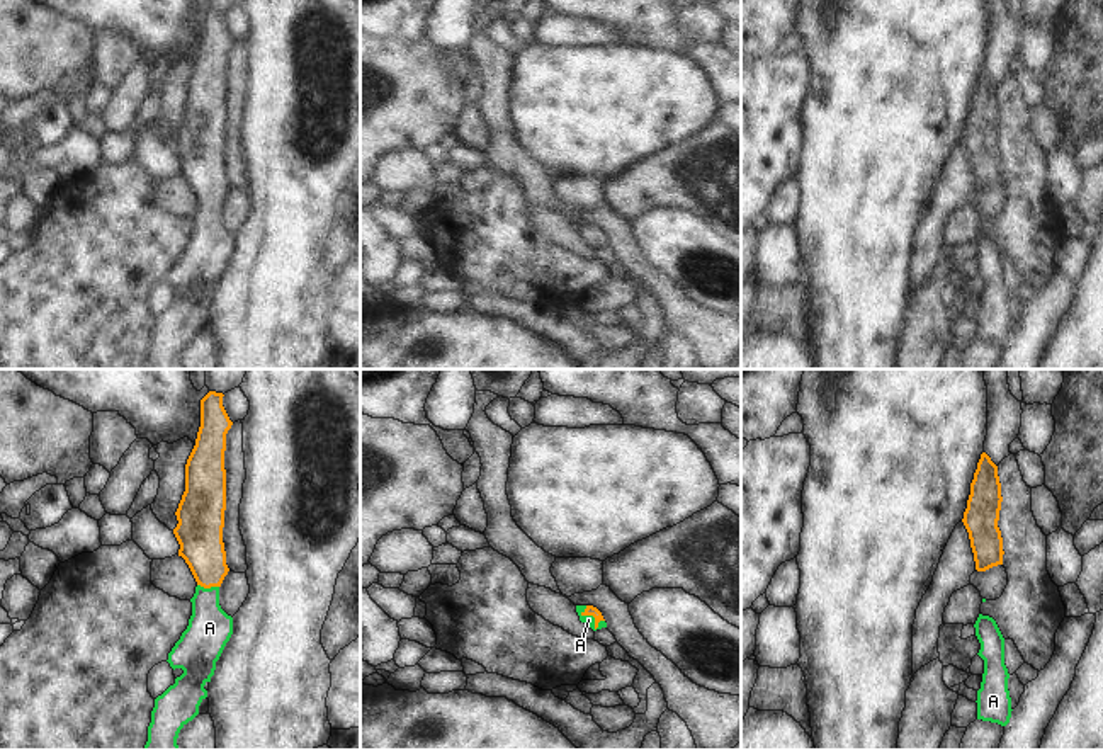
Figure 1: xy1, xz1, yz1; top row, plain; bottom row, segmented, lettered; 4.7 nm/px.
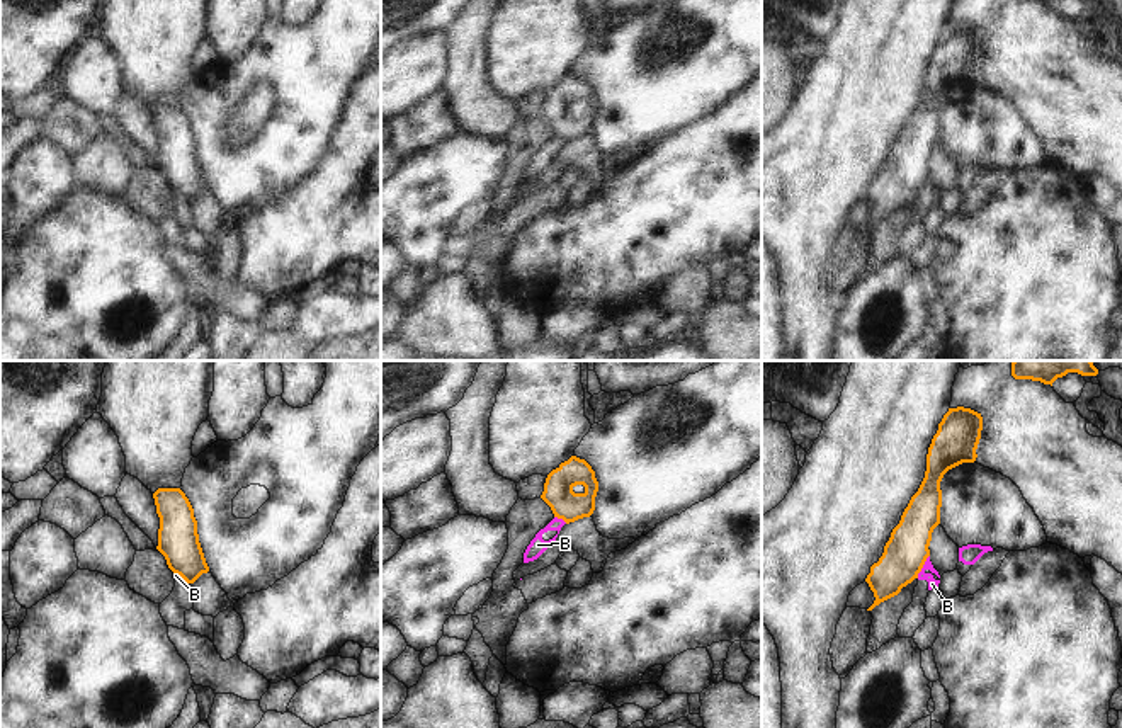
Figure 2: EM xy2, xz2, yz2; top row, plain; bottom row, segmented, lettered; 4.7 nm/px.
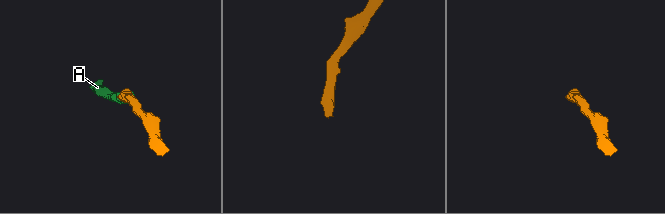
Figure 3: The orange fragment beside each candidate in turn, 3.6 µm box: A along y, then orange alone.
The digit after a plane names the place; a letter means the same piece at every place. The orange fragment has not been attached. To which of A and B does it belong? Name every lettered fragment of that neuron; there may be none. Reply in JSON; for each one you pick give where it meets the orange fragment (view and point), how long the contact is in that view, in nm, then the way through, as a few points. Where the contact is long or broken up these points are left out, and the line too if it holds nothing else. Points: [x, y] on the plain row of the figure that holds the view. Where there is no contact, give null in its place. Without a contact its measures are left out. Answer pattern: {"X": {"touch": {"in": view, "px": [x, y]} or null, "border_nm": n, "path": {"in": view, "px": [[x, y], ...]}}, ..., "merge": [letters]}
{"A": {"touch": {"in": "xz1", "px": [592, 233]}, "border_nm": 130, "path": {"in": "xz1", "px": [[590, 230], [592, 233], [588, 238]]}}, "merge": ["A"]}

